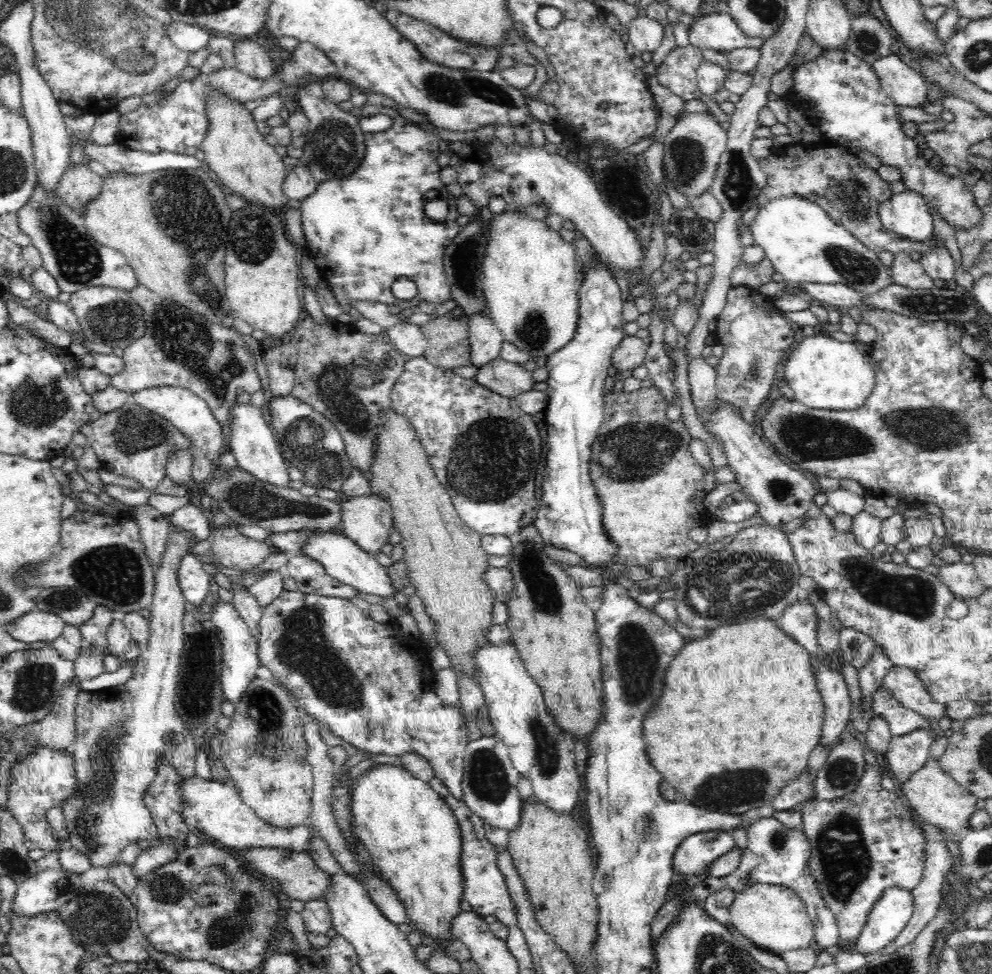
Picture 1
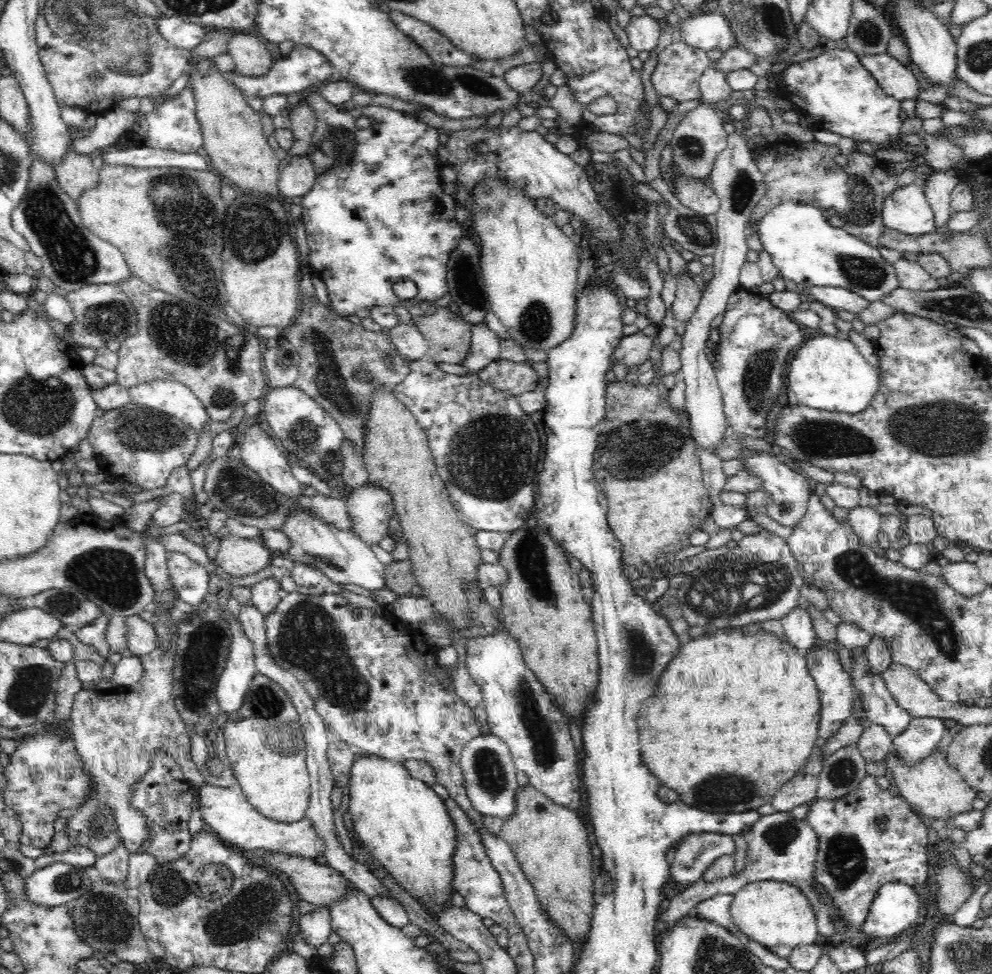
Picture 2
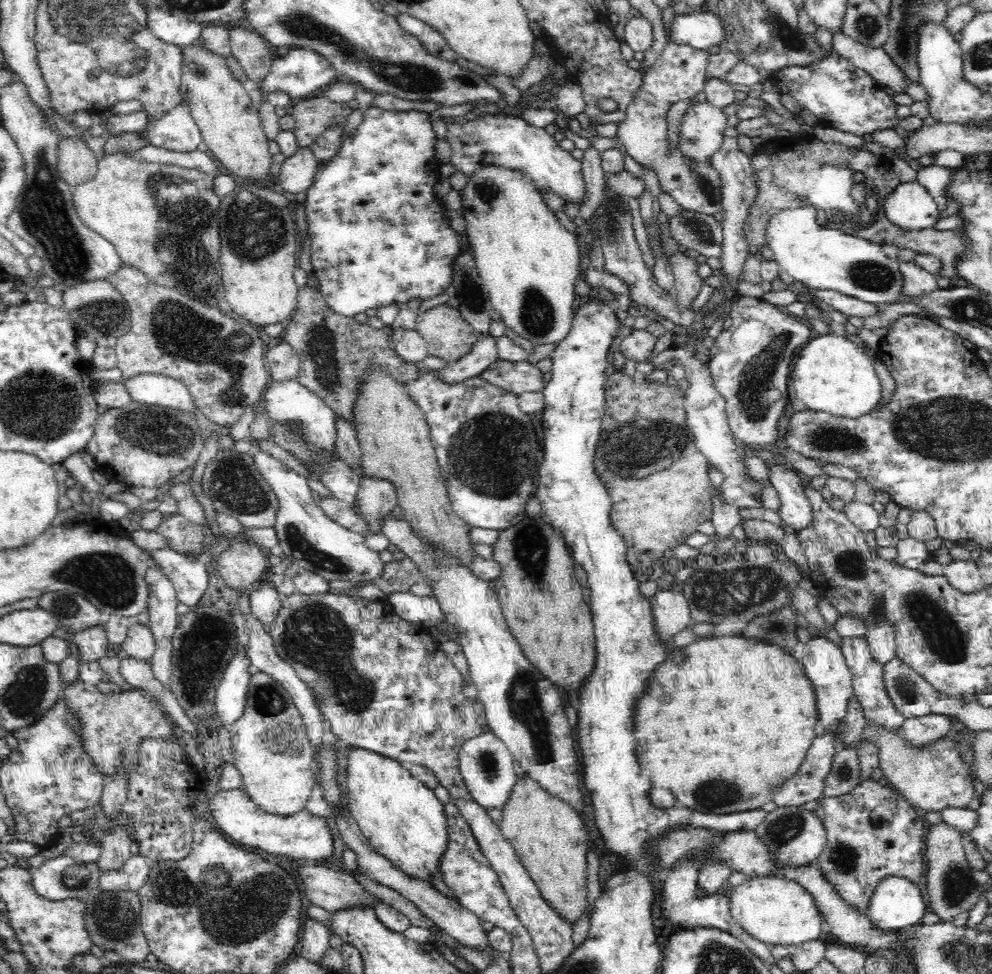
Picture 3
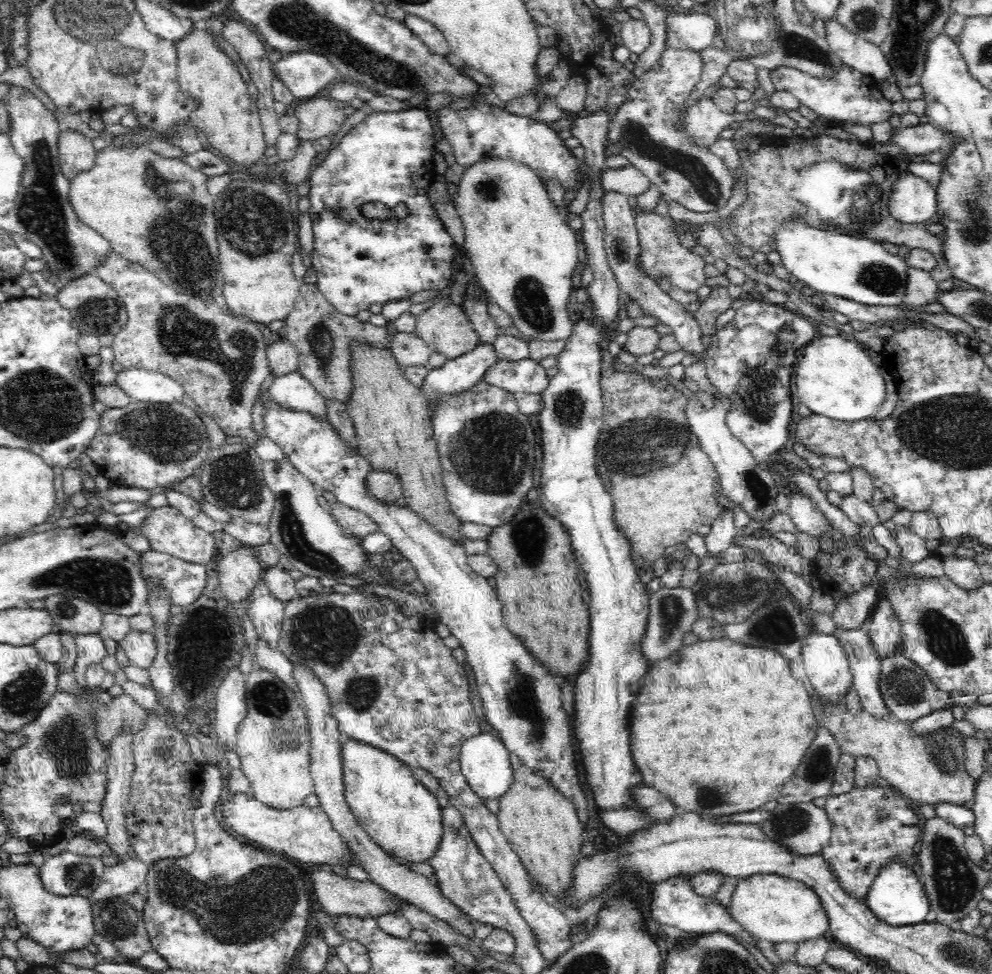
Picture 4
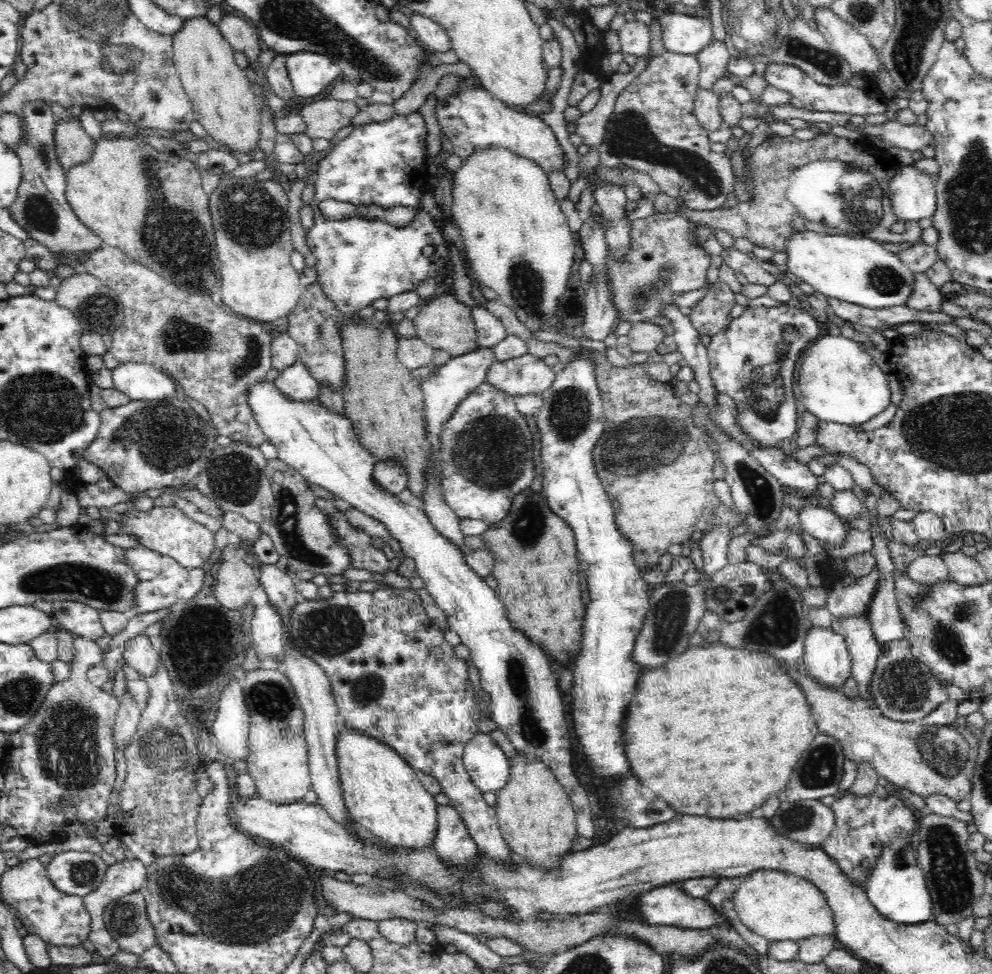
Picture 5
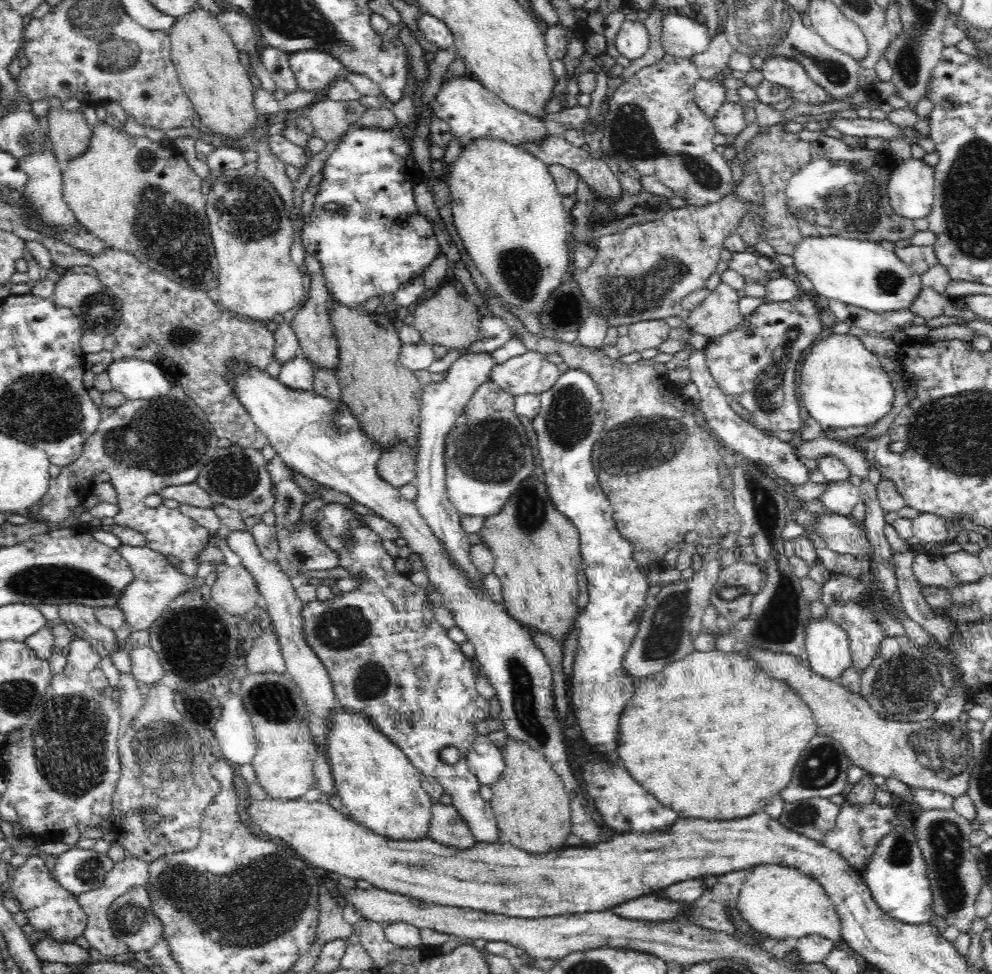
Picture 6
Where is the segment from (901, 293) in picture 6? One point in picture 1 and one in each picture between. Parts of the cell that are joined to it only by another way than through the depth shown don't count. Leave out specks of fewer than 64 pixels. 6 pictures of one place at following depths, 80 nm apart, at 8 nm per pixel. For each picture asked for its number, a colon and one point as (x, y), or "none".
1: (803, 243)
2: (806, 248)
3: (820, 257)
4: (859, 269)
5: (861, 271)

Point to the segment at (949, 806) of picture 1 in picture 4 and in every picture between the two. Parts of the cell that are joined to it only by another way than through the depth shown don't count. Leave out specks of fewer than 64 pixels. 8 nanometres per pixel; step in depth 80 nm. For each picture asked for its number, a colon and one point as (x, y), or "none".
2: (931, 786)
3: (932, 777)
4: (930, 768)

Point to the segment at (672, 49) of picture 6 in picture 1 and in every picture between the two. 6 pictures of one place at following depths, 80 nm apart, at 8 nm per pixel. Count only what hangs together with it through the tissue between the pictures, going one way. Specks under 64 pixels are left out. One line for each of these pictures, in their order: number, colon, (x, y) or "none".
1: (717, 31)
2: (706, 31)
3: (701, 31)
4: (696, 31)
5: (682, 34)

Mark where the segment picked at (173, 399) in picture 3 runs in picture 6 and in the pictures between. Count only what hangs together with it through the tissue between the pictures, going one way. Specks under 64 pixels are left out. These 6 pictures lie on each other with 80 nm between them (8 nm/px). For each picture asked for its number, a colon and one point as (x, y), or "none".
4: (141, 385)
5: (138, 381)
6: (136, 379)

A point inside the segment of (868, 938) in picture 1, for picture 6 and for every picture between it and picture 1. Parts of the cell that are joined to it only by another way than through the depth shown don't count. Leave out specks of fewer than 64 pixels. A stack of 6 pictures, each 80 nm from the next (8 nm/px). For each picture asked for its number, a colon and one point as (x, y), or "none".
2: (896, 906)
3: (897, 903)
4: (897, 898)
5: (897, 888)
6: (897, 875)

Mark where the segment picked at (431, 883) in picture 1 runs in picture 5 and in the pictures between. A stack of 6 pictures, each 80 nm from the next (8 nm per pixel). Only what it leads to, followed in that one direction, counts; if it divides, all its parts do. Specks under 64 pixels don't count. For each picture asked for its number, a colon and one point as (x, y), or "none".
2: (405, 824)
3: (401, 818)
4: (400, 814)
5: (380, 789)

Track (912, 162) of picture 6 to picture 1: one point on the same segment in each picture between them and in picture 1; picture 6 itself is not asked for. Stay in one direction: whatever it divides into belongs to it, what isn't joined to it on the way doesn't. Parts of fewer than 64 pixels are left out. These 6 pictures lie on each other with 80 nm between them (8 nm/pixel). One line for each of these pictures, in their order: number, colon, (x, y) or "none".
1: (907, 214)
2: (907, 210)
3: (909, 206)
4: (913, 200)
5: (912, 191)

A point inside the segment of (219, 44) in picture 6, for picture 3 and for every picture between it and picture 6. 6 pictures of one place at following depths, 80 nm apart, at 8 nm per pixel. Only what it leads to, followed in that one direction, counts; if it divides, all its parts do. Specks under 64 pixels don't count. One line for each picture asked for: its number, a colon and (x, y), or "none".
3: (229, 122)
4: (227, 114)
5: (212, 74)

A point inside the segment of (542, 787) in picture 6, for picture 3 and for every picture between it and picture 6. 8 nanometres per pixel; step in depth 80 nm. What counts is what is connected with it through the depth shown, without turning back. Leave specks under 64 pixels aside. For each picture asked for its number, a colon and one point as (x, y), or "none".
3: (548, 835)
4: (543, 828)
5: (536, 817)

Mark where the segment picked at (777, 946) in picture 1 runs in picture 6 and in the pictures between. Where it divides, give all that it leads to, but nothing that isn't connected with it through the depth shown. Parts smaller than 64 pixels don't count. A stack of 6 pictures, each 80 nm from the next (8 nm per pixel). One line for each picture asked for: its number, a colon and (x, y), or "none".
2: (773, 914)
3: (773, 910)
4: (770, 907)
5: (778, 906)
6: (781, 903)

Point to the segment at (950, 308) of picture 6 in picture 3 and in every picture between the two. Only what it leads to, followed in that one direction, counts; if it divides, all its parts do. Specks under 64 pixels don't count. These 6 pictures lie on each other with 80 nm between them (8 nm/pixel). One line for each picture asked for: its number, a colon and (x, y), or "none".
3: (917, 282)
4: (921, 288)
5: (925, 296)

